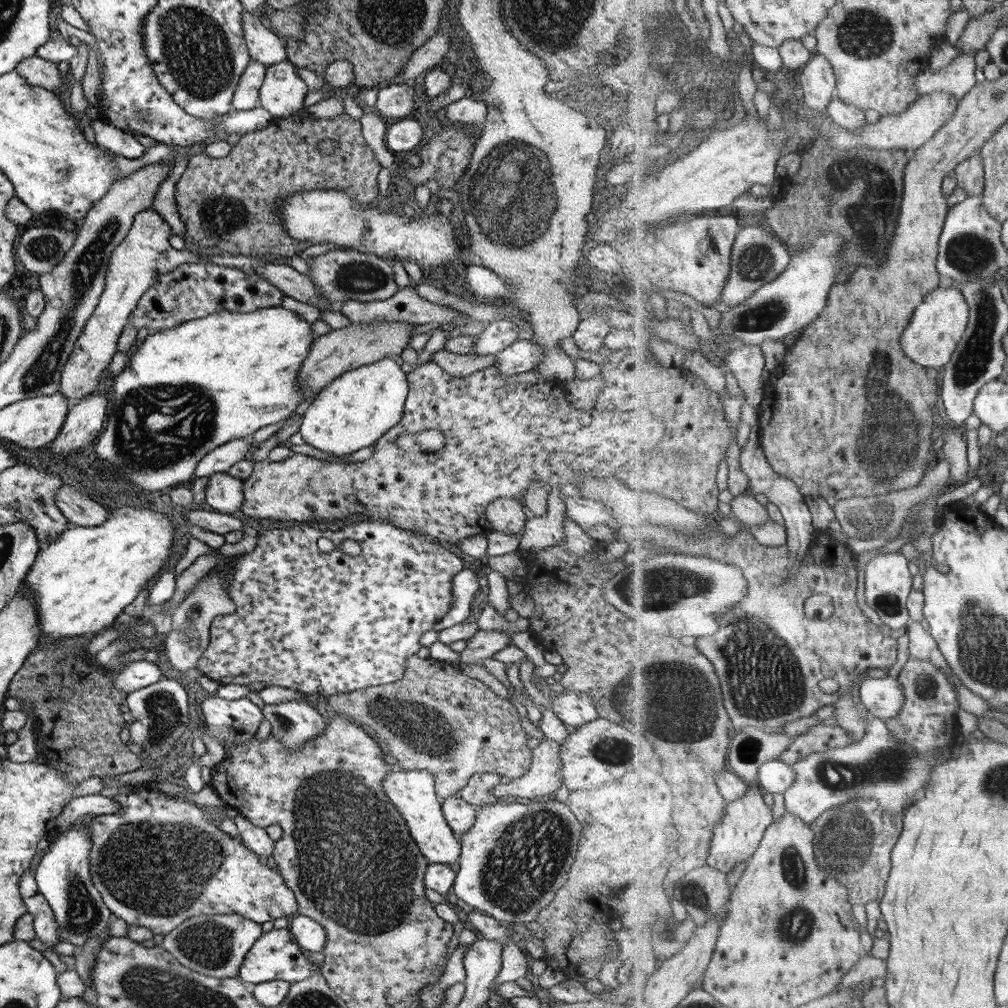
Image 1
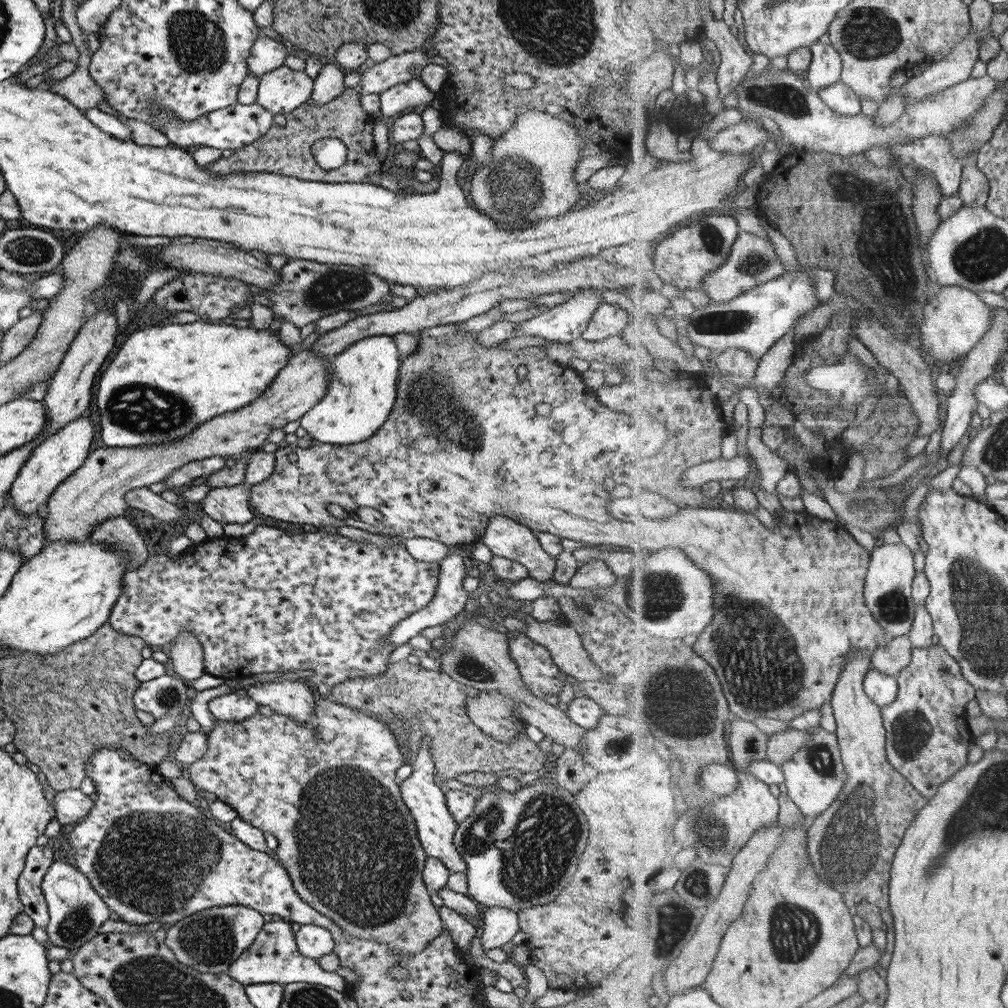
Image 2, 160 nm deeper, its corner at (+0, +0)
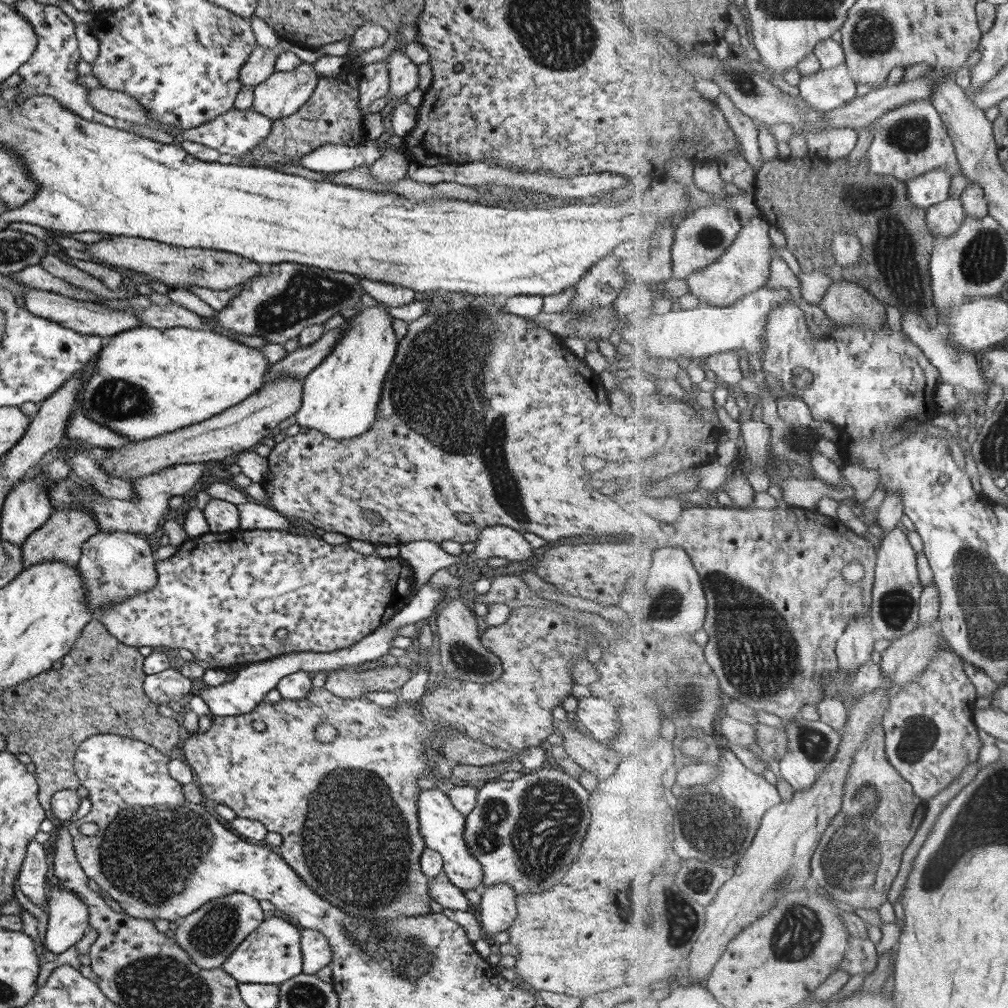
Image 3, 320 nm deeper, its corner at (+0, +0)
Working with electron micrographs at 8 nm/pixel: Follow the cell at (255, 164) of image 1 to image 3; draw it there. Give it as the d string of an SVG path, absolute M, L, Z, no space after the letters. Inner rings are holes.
M350 62L334 77L318 75L310 97L289 116L275 119L265 137L263 146L249 153L233 158L235 164L262 166L263 162L278 162L279 164L298 164L300 156L315 150L324 144L339 144L355 146L367 140L363 130L363 113L358 108L358 82L360 68L350 67Z

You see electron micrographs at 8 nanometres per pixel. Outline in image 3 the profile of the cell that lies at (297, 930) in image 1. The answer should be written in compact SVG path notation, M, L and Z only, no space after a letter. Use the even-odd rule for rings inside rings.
M301 929L300 951L302 954L302 972L314 975L319 968L329 965L332 952L325 937L313 929Z

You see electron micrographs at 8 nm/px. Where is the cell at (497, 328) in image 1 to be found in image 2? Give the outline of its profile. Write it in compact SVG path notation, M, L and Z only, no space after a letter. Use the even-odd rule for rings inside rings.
M593 288L576 291L563 304L553 306L531 319L515 322L512 337L540 336L557 343L567 343L579 338L595 309L603 303L599 292L601 290Z

